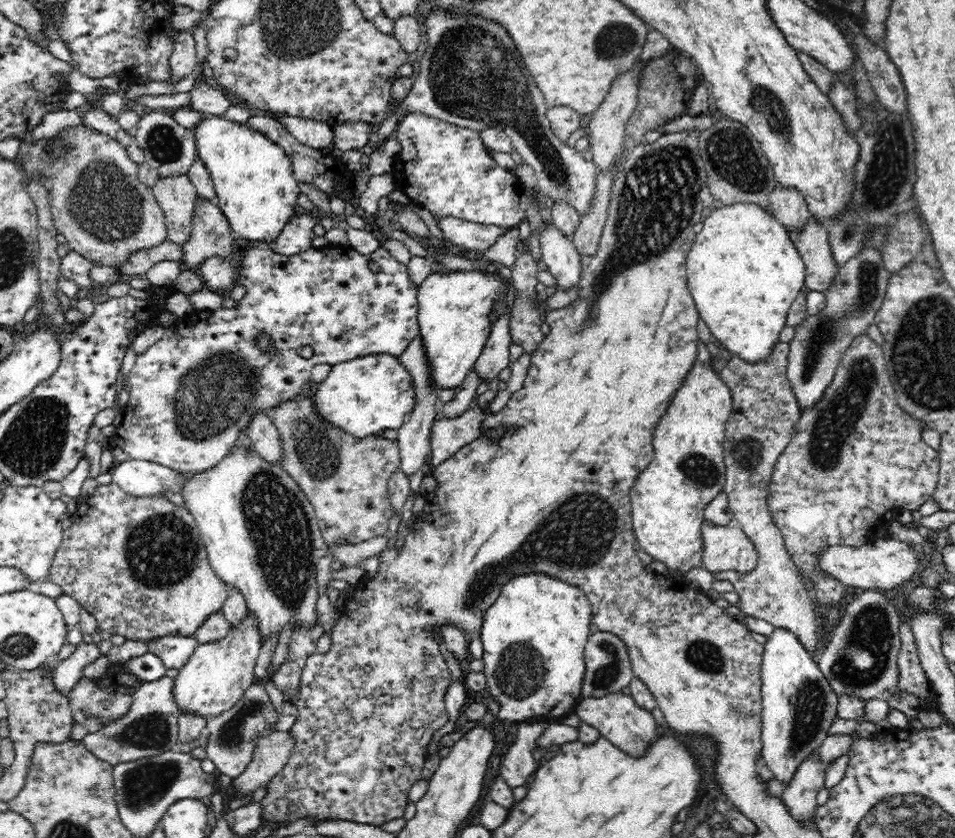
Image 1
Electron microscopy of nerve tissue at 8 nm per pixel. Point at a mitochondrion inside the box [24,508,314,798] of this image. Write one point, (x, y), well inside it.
(161, 553)

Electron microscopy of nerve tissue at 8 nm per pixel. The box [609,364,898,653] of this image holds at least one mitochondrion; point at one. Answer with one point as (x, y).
(698, 469)

